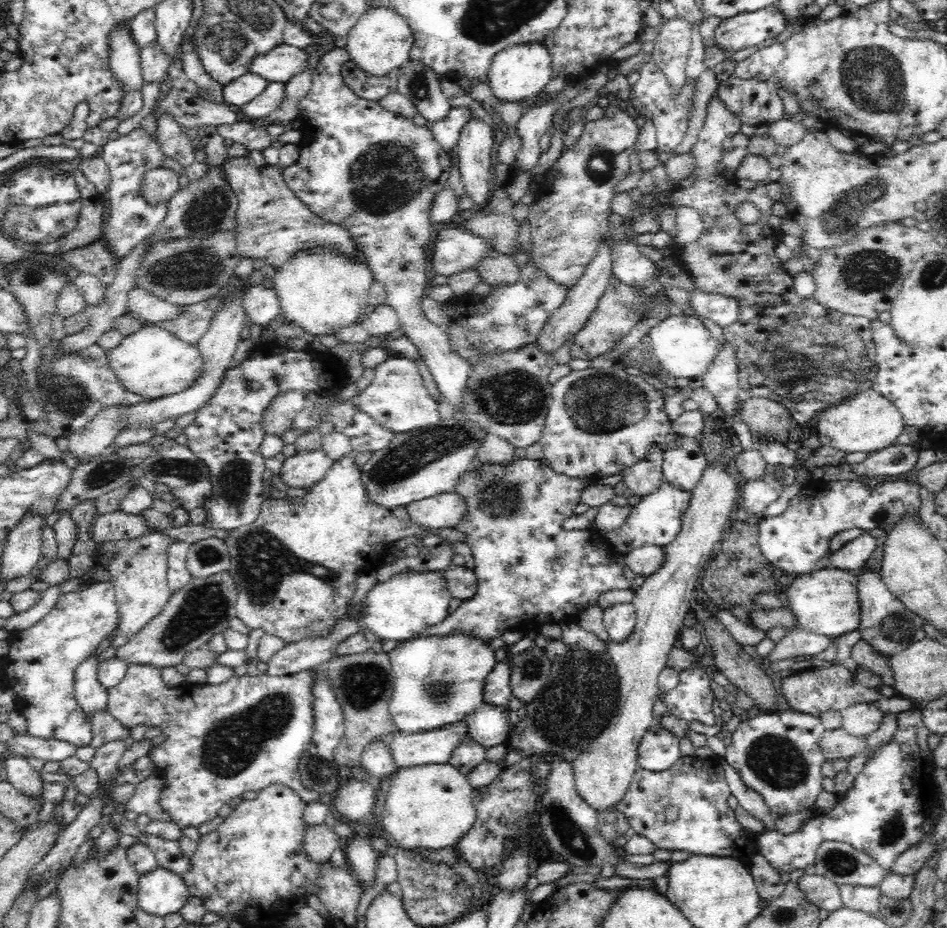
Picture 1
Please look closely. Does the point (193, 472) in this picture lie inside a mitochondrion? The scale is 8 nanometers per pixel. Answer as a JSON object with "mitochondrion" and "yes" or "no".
{"mitochondrion":"yes"}

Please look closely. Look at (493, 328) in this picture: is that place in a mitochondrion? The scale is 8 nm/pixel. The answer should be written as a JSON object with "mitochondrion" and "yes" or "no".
{"mitochondrion":"yes"}

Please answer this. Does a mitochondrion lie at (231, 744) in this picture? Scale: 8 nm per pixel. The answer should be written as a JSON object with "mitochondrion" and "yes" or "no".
{"mitochondrion":"yes"}

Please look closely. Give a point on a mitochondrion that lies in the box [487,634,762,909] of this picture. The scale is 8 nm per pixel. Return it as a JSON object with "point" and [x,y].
{"point":[568,717]}

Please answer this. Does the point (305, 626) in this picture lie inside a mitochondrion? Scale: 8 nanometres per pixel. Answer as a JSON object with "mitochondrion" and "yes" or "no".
{"mitochondrion":"yes"}

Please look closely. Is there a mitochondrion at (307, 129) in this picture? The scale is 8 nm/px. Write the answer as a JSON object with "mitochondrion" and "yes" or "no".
{"mitochondrion":"no"}

